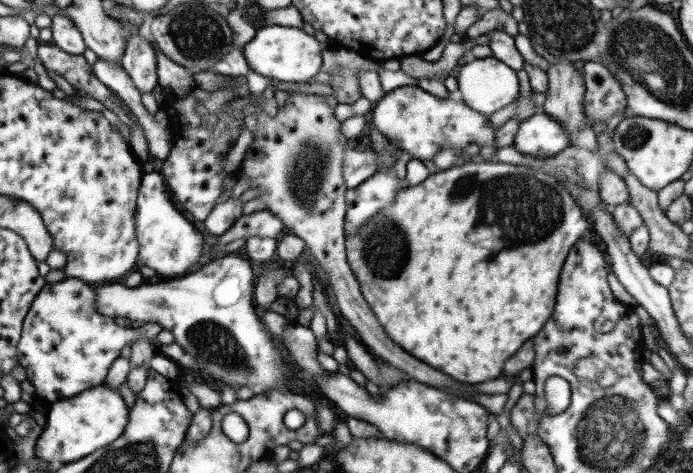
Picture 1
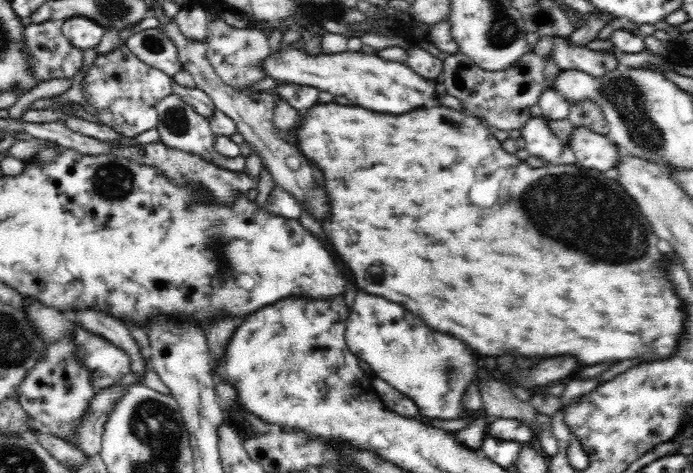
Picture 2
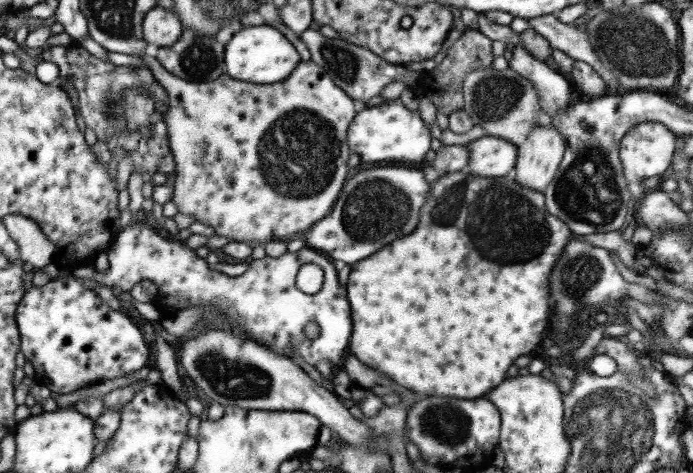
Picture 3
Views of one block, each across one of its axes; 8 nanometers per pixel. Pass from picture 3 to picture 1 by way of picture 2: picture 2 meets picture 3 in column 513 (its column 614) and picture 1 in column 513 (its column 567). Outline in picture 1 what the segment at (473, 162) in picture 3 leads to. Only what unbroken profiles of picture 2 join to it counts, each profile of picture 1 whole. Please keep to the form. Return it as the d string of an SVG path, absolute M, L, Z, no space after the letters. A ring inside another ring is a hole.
M535 112L519 124L513 146L521 154L555 156L557 152L573 146L569 130L547 112Z

